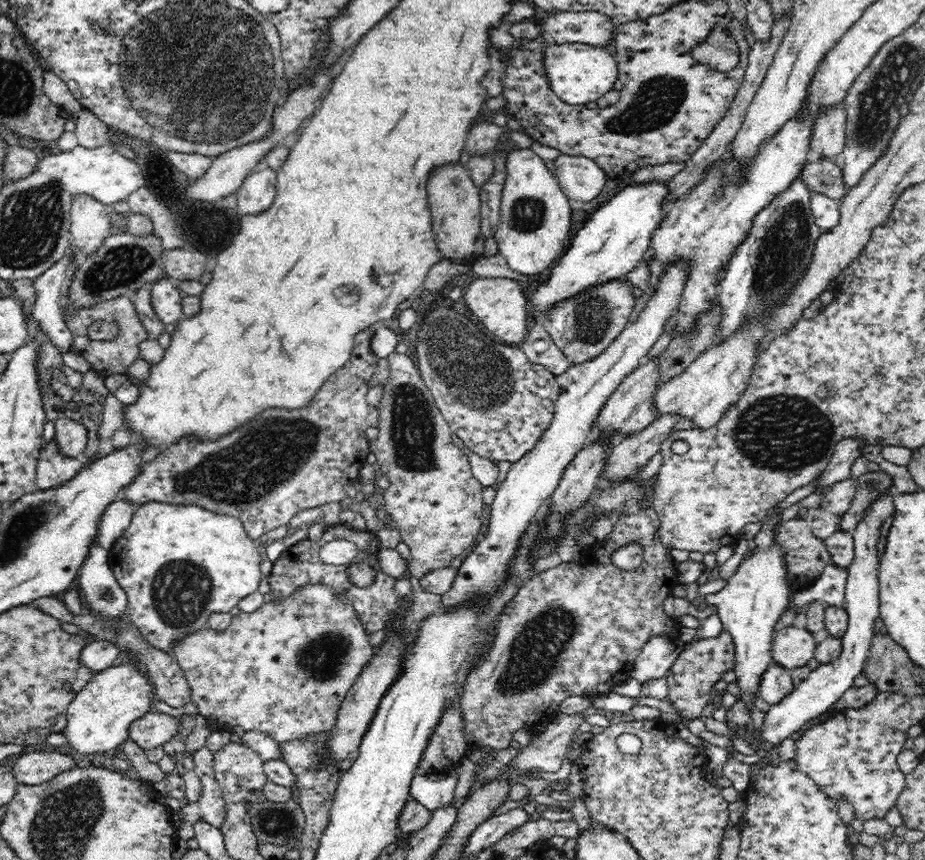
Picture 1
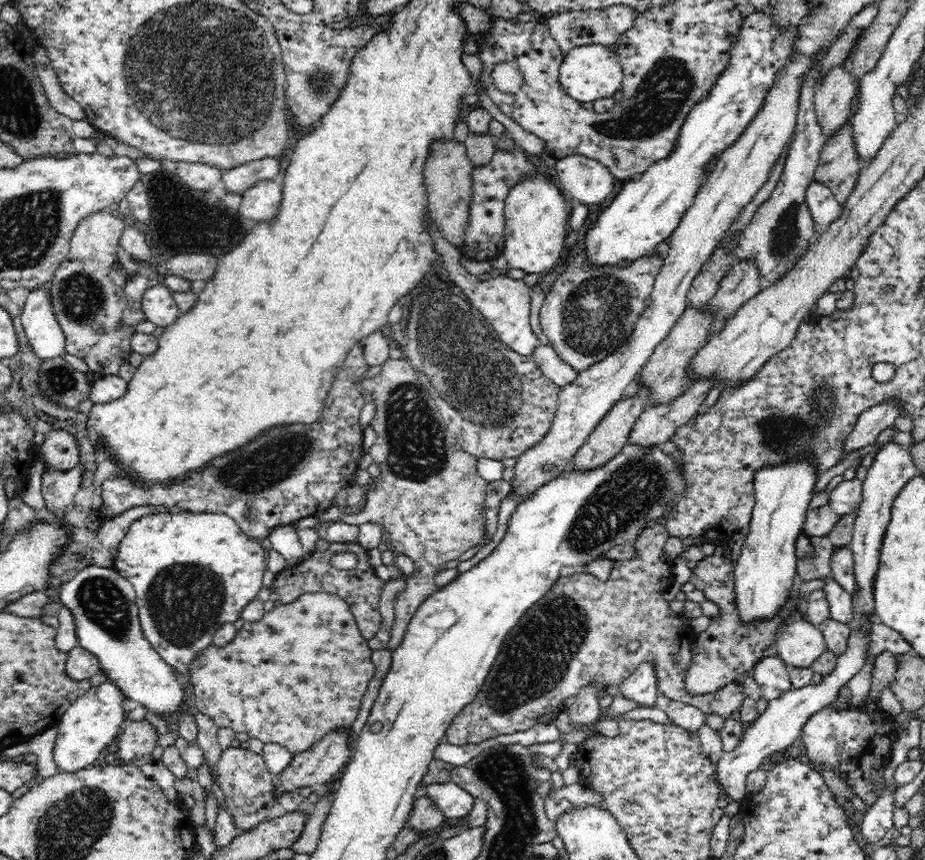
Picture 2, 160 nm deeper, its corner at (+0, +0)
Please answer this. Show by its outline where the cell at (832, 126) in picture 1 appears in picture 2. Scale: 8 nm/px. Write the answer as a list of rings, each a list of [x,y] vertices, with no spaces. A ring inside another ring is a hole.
[[[835,66],[823,76],[813,105],[826,140],[847,121],[856,94],[857,85],[852,73],[845,72],[843,66]]]

